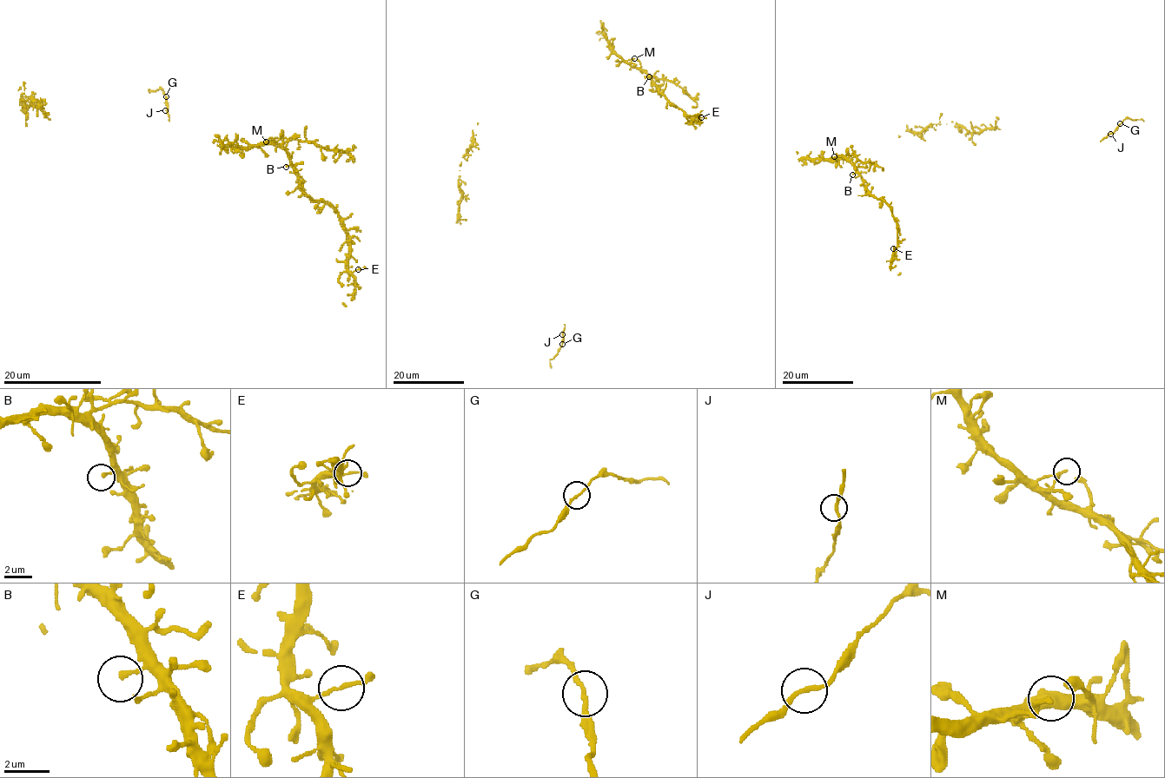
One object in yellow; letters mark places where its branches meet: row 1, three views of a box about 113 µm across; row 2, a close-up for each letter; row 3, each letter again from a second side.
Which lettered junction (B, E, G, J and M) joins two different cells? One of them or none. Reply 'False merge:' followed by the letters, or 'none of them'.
False merge: G

